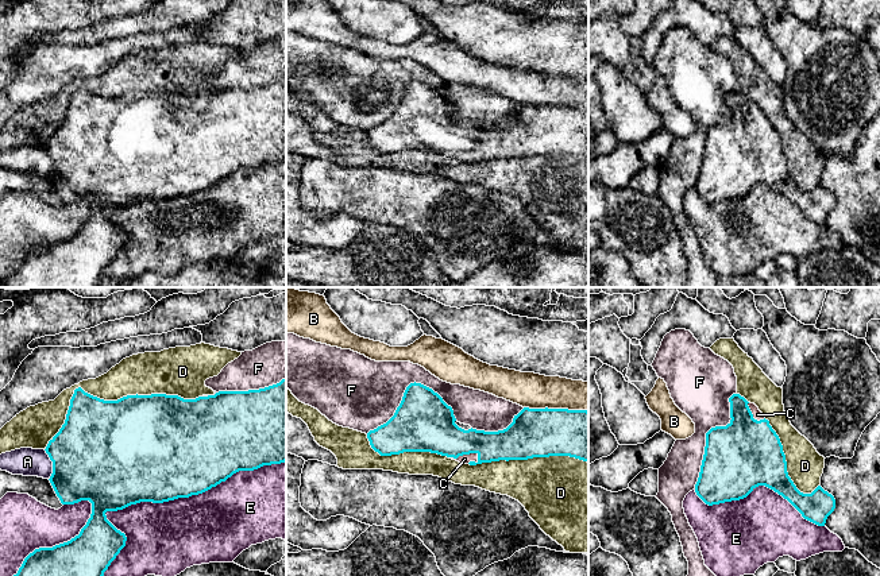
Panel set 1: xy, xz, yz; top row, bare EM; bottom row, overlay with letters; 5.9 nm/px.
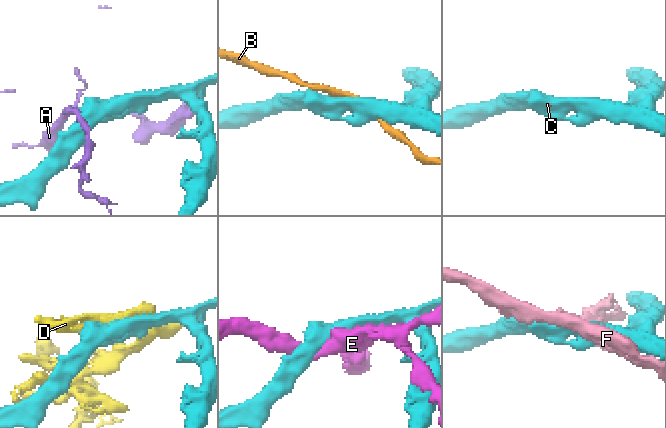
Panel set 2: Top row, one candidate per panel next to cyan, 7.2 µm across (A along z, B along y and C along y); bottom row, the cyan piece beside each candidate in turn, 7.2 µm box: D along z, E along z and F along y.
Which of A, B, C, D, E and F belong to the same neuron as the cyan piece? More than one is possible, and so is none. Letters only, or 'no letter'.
C

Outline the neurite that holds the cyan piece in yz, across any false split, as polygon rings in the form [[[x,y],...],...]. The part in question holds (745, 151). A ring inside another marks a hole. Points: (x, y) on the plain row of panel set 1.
[[[733,92],[730,100],[730,120],[726,124],[711,125],[706,131],[705,152],[700,163],[696,193],[709,204],[746,196],[756,185],[765,183],[787,197],[804,217],[825,224],[827,214],[835,206],[831,192],[818,183],[811,192],[800,190],[787,170],[786,152],[779,134],[754,101],[740,92]]]

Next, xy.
[[[286,76],[259,88],[219,89],[196,97],[136,92],[104,98],[78,85],[70,97],[65,121],[45,148],[53,159],[49,178],[61,201],[89,198],[92,212],[80,232],[70,239],[30,251],[18,271],[0,282],[0,287],[99,287],[104,270],[127,239],[126,232],[107,217],[107,209],[123,208],[140,200],[163,201],[189,196],[216,185],[239,169],[286,159]]]

